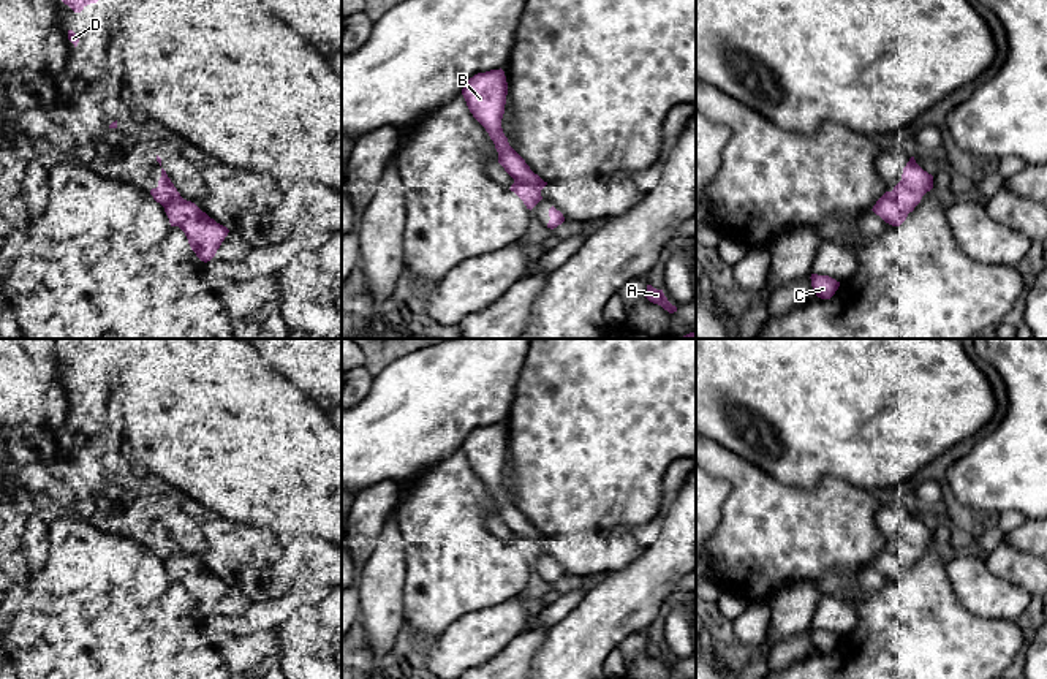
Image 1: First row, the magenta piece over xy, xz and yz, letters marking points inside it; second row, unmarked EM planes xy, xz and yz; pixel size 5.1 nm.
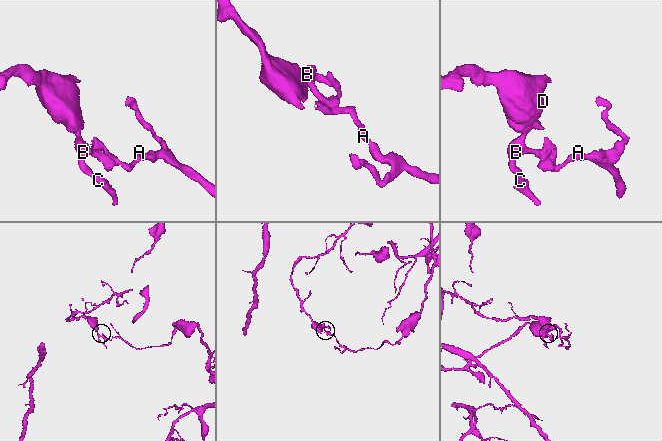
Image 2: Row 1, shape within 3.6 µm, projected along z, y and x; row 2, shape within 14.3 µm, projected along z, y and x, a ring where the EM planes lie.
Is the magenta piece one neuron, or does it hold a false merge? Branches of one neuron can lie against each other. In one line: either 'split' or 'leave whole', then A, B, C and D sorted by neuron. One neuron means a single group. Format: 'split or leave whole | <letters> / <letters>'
split | A / B C D

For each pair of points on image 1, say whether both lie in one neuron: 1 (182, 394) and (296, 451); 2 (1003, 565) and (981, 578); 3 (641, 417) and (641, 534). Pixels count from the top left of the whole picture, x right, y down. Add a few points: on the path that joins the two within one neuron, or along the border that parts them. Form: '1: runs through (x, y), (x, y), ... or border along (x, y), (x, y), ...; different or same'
1: runs through (211, 420), (244, 443), (260, 451), (268, 451); same
2: border along (984, 557), (984, 562), (994, 573), (1024, 589); different
3: border along (658, 513), (650, 521), (630, 531); different

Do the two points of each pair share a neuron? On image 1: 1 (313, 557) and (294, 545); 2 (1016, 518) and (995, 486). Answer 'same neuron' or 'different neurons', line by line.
1: different neurons
2: different neurons

